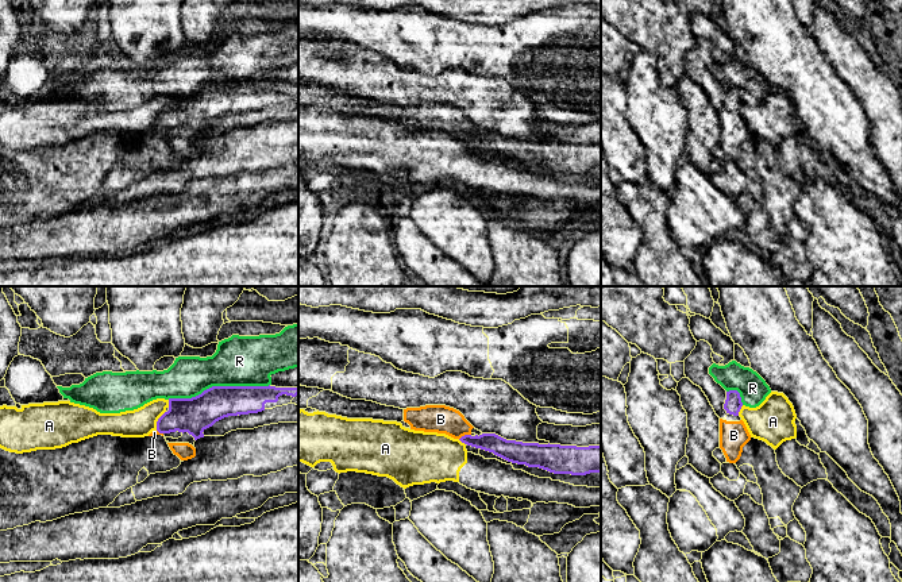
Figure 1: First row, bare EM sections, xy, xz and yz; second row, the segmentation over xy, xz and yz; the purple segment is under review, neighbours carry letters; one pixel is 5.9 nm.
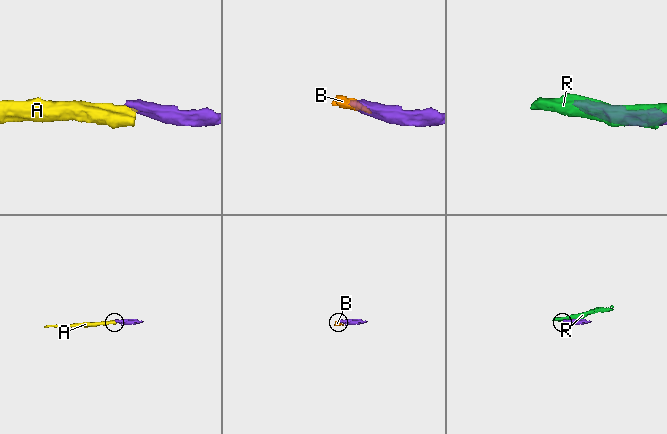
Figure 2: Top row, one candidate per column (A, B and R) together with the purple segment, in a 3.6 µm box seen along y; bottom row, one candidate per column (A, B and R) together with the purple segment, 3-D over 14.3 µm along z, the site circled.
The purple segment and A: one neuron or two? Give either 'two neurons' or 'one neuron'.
two neurons

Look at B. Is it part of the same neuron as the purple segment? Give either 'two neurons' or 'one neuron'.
one neuron

